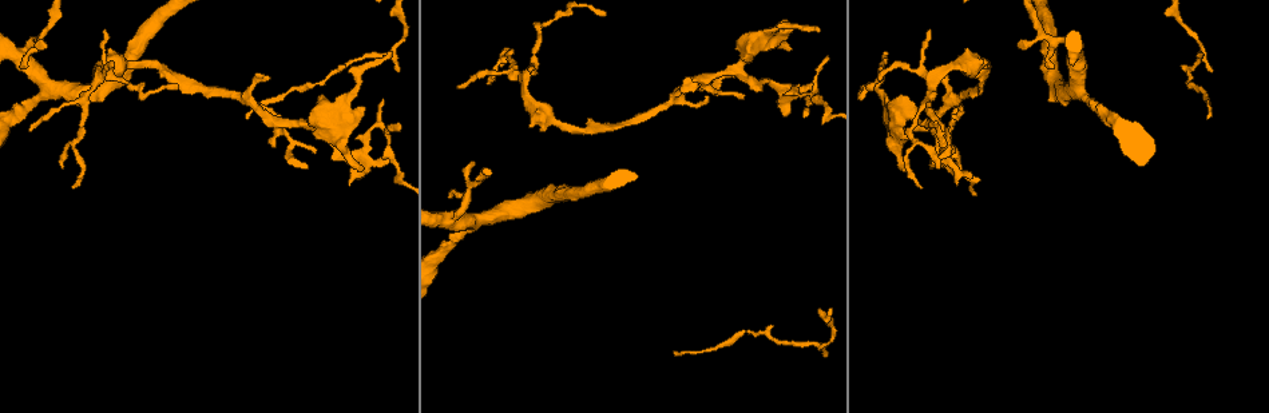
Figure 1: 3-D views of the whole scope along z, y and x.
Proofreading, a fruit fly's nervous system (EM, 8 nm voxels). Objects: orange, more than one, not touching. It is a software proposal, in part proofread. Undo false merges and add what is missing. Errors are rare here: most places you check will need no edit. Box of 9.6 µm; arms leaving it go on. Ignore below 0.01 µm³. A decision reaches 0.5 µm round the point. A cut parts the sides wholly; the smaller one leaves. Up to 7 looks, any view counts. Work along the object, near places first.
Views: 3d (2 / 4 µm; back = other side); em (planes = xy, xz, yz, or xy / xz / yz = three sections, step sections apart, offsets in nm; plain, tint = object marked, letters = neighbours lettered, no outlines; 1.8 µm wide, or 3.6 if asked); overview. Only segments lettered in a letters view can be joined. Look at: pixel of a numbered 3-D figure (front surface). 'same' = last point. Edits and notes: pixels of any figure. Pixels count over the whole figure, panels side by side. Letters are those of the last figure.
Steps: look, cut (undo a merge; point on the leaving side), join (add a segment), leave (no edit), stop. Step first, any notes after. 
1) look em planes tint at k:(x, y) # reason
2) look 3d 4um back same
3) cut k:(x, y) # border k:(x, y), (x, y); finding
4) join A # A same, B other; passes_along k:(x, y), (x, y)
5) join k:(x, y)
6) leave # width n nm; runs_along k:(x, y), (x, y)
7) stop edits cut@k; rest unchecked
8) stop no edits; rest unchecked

look 3d 2um back at 1:(816, 28) # thin end

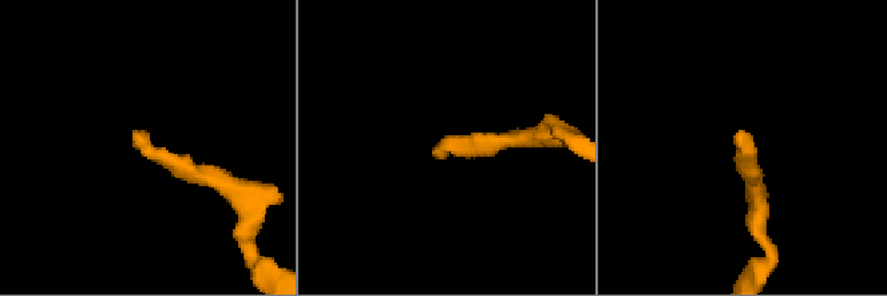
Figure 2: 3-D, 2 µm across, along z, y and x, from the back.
look em yz step 4 letters at 2:(737, 134)

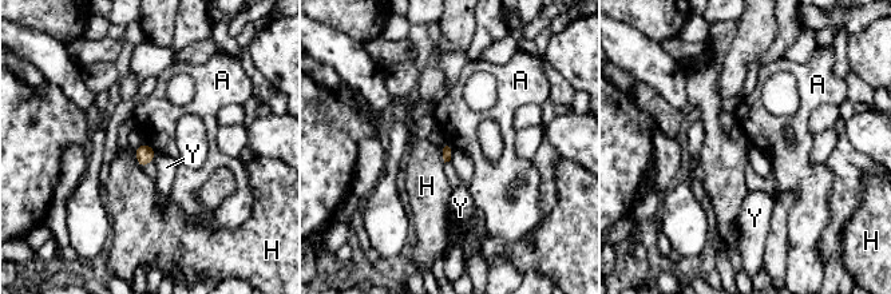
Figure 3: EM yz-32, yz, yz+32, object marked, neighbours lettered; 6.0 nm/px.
leave # width 70 nm; A other, H other, Y other; border 3:(145, 142), (157, 151); no lettered segment goes on from it

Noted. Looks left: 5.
look 3d 4um at 1:(698, 83) # branch stops here

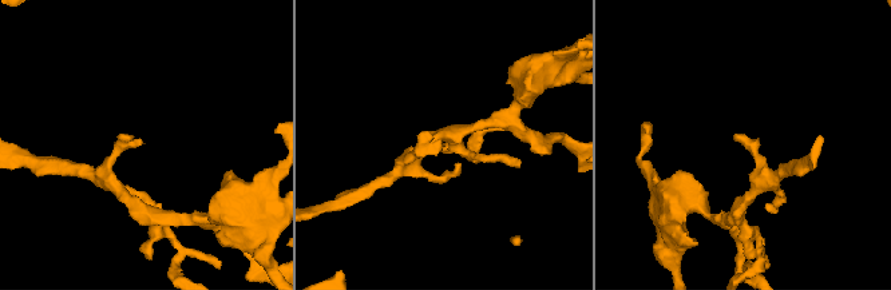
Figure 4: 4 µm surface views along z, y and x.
look em planes letters at 4:(745, 137) # now the EM

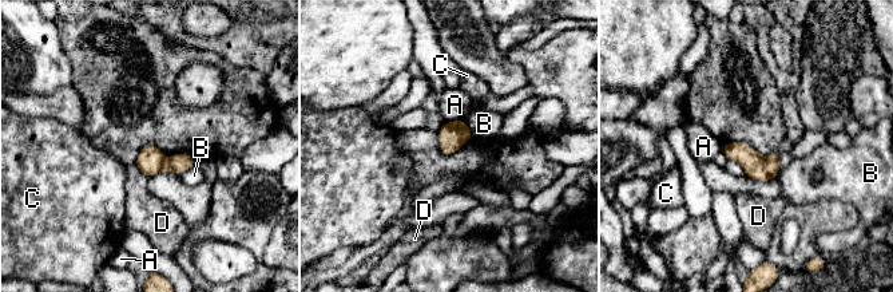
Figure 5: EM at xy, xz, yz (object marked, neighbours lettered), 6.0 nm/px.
leave # longest_contact D 130 nm; A other, B other, C other, D other; none of them fits

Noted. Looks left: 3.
look 3d 2um at 1:(362, 168) # free end

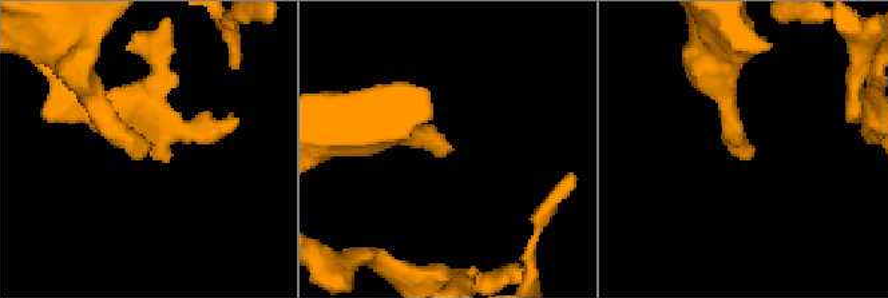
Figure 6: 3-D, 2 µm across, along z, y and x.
look em yz step 8 letters at 6:(450, 148) # need the tissue

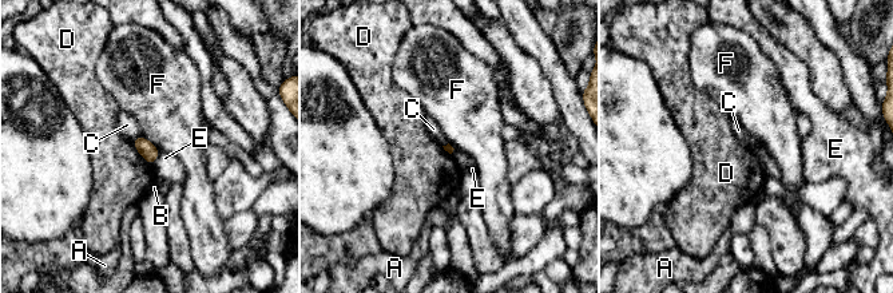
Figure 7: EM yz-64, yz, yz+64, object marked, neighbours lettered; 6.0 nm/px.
leave # A other, B other, C other, D other, E other, F other; border 7:(142, 134), (159, 151); no lettered segment goes on from it

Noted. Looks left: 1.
stop no edits; rest unchecked

